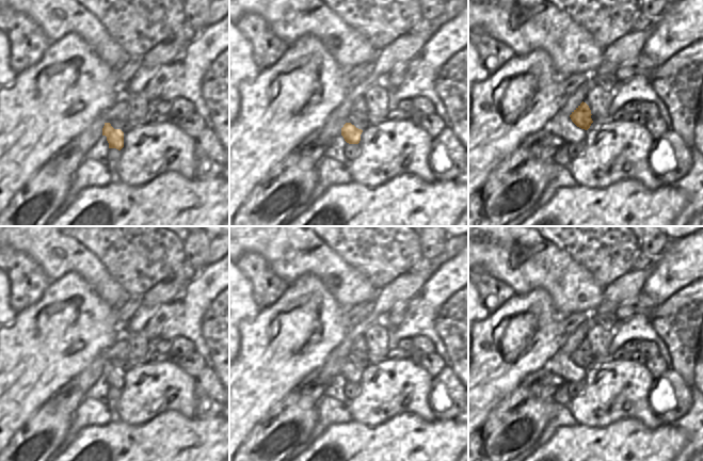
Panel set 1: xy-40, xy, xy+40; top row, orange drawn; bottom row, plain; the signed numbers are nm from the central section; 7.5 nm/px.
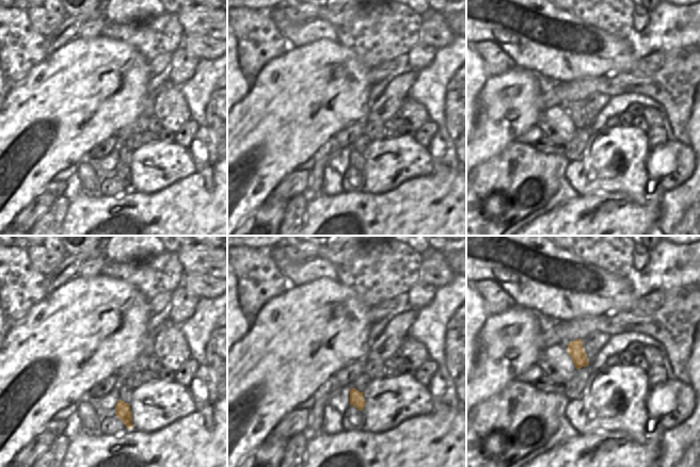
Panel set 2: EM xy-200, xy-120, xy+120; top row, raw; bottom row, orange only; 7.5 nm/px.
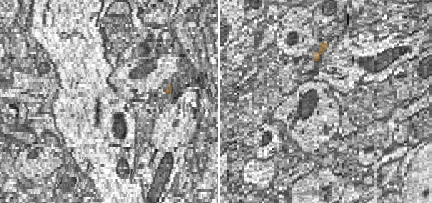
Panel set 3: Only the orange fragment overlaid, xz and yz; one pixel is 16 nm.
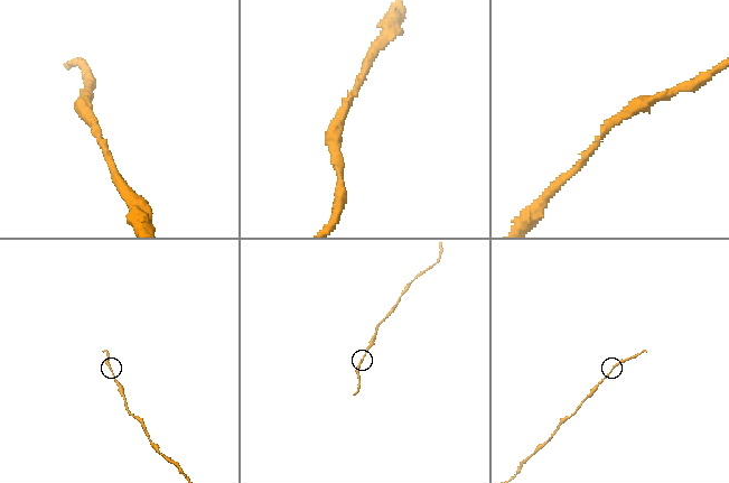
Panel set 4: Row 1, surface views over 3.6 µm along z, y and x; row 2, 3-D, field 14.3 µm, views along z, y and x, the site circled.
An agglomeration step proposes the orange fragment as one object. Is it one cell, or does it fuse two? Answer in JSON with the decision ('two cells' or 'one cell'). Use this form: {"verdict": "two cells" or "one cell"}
{"verdict": "one cell"}

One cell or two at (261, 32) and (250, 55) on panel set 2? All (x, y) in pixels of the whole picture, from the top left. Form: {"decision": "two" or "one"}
{"decision": "one"}

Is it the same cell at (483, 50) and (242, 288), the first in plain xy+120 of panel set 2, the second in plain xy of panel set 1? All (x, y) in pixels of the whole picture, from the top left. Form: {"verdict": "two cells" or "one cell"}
{"verdict": "two cells"}

